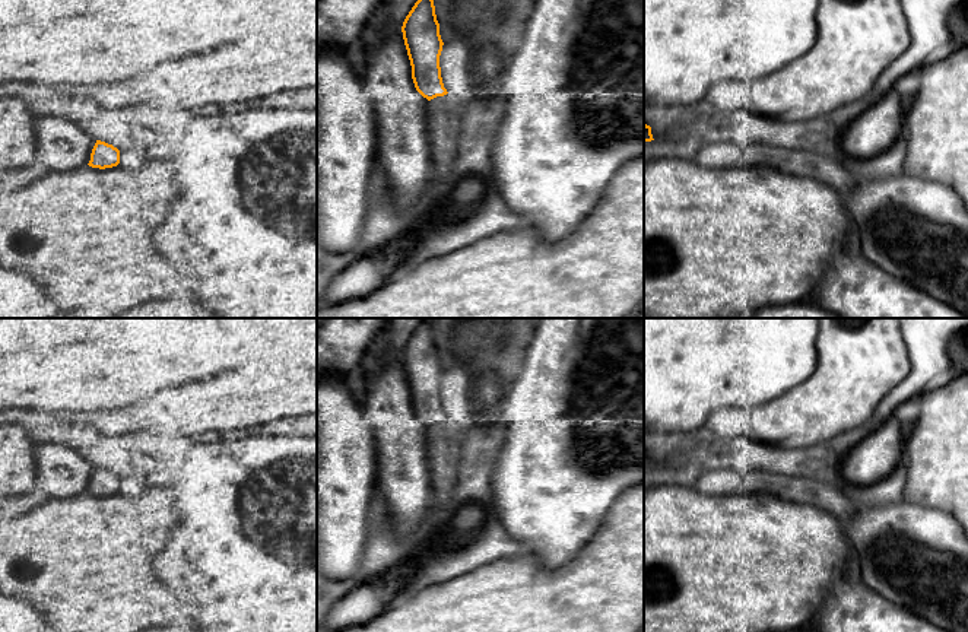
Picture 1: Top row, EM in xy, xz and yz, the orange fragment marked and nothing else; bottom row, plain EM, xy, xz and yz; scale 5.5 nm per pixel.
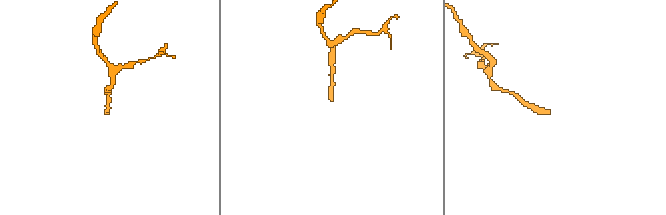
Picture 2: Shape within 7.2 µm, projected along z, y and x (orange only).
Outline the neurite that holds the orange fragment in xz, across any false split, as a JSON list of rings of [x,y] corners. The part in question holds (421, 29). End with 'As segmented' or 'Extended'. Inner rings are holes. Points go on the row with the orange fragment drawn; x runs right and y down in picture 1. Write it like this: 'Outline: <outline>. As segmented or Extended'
Outline: [[[418,0],[406,16],[402,32],[415,88],[428,99],[434,175],[447,178],[453,172],[467,96],[448,93],[444,88],[439,67],[444,42],[439,35],[434,0]]]. Extended

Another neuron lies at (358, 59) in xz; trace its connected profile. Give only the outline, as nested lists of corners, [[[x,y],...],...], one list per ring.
[[[356,47],[353,50],[353,55],[350,57],[350,61],[353,64],[353,70],[355,73],[359,76],[359,79],[362,80],[365,76],[365,66],[366,66],[366,55],[364,53],[364,48]]]

